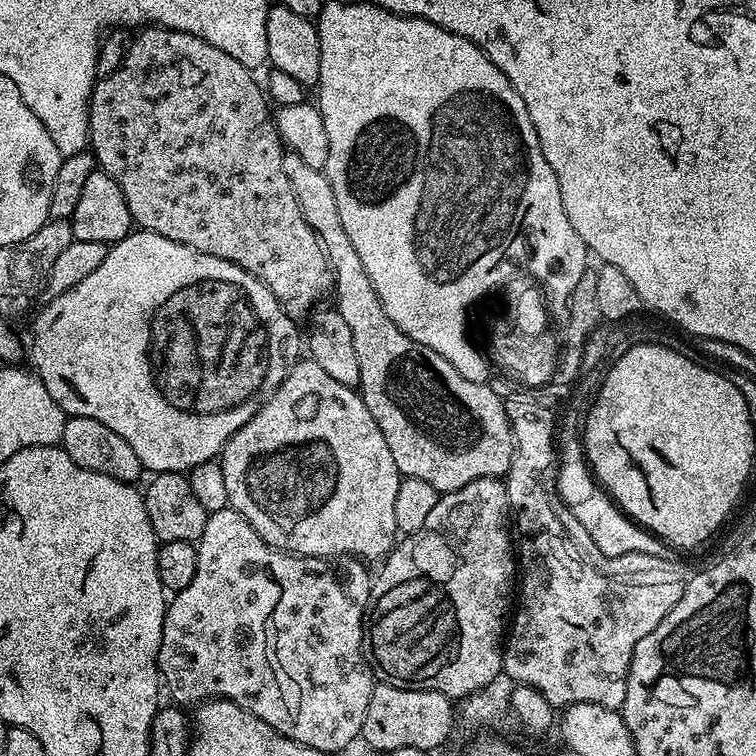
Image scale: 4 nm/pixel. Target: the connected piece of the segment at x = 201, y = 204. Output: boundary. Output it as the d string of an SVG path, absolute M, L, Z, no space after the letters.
M159 26L141 27L131 37L119 68L108 76L99 77L92 88L88 107L90 151L96 158L99 171L110 174L110 178L114 178L118 186L122 186L126 206L130 206L132 222L137 229L153 232L162 238L170 238L170 242L178 242L202 254L210 254L214 258L222 258L226 262L234 262L242 266L242 270L254 274L267 286L270 294L278 298L278 302L288 316L299 318L306 315L307 317L321 303L319 300L332 292L332 267L328 264L319 238L314 234L314 230L310 230L306 218L302 218L298 198L294 198L294 190L282 170L282 145L276 129L273 109L270 107L265 89L261 85L259 88L252 76L255 75L249 68L242 66L238 58L230 58L230 54L218 50L218 46L210 46L210 42L202 42L202 38L194 34Z

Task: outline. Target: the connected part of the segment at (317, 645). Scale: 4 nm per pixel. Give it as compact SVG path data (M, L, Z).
M232 507L208 513L206 530L202 530L196 544L198 554L198 570L186 590L175 593L164 610L162 622L162 646L158 650L158 666L163 687L173 696L175 703L199 705L206 700L232 700L242 706L250 714L262 718L266 726L278 730L286 738L295 740L302 746L310 746L314 750L322 750L325 754L340 752L352 739L360 736L362 726L366 722L366 706L370 706L370 694L374 687L372 667L368 665L366 648L362 641L366 636L366 609L368 607L368 590L370 572L356 558L328 559L322 556L293 556L291 552L282 552L272 548L255 532Z

